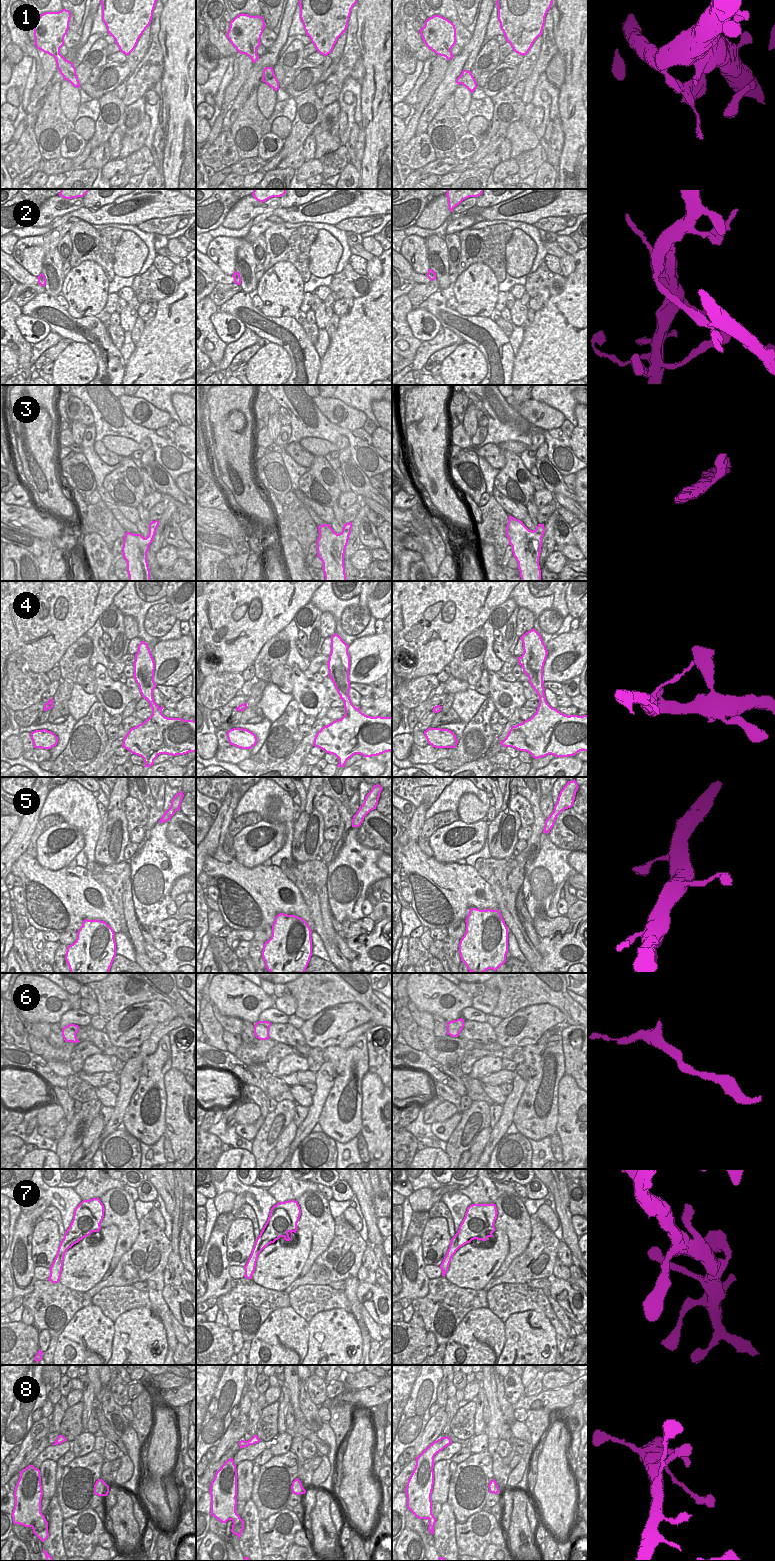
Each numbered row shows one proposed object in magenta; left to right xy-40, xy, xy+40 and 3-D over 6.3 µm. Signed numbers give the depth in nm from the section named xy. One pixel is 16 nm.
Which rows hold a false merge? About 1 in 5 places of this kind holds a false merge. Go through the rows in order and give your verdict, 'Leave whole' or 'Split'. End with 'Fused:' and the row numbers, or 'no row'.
1: Split
2: Split
3: Leave whole
4: Leave whole
5: Leave whole
6: Leave whole
7: Leave whole
8: Leave whole
Fused: 1, 2.

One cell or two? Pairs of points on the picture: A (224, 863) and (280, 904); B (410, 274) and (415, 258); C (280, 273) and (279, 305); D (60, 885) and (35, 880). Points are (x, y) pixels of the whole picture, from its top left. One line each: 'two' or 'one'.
A: one
B: two
C: one
D: one

